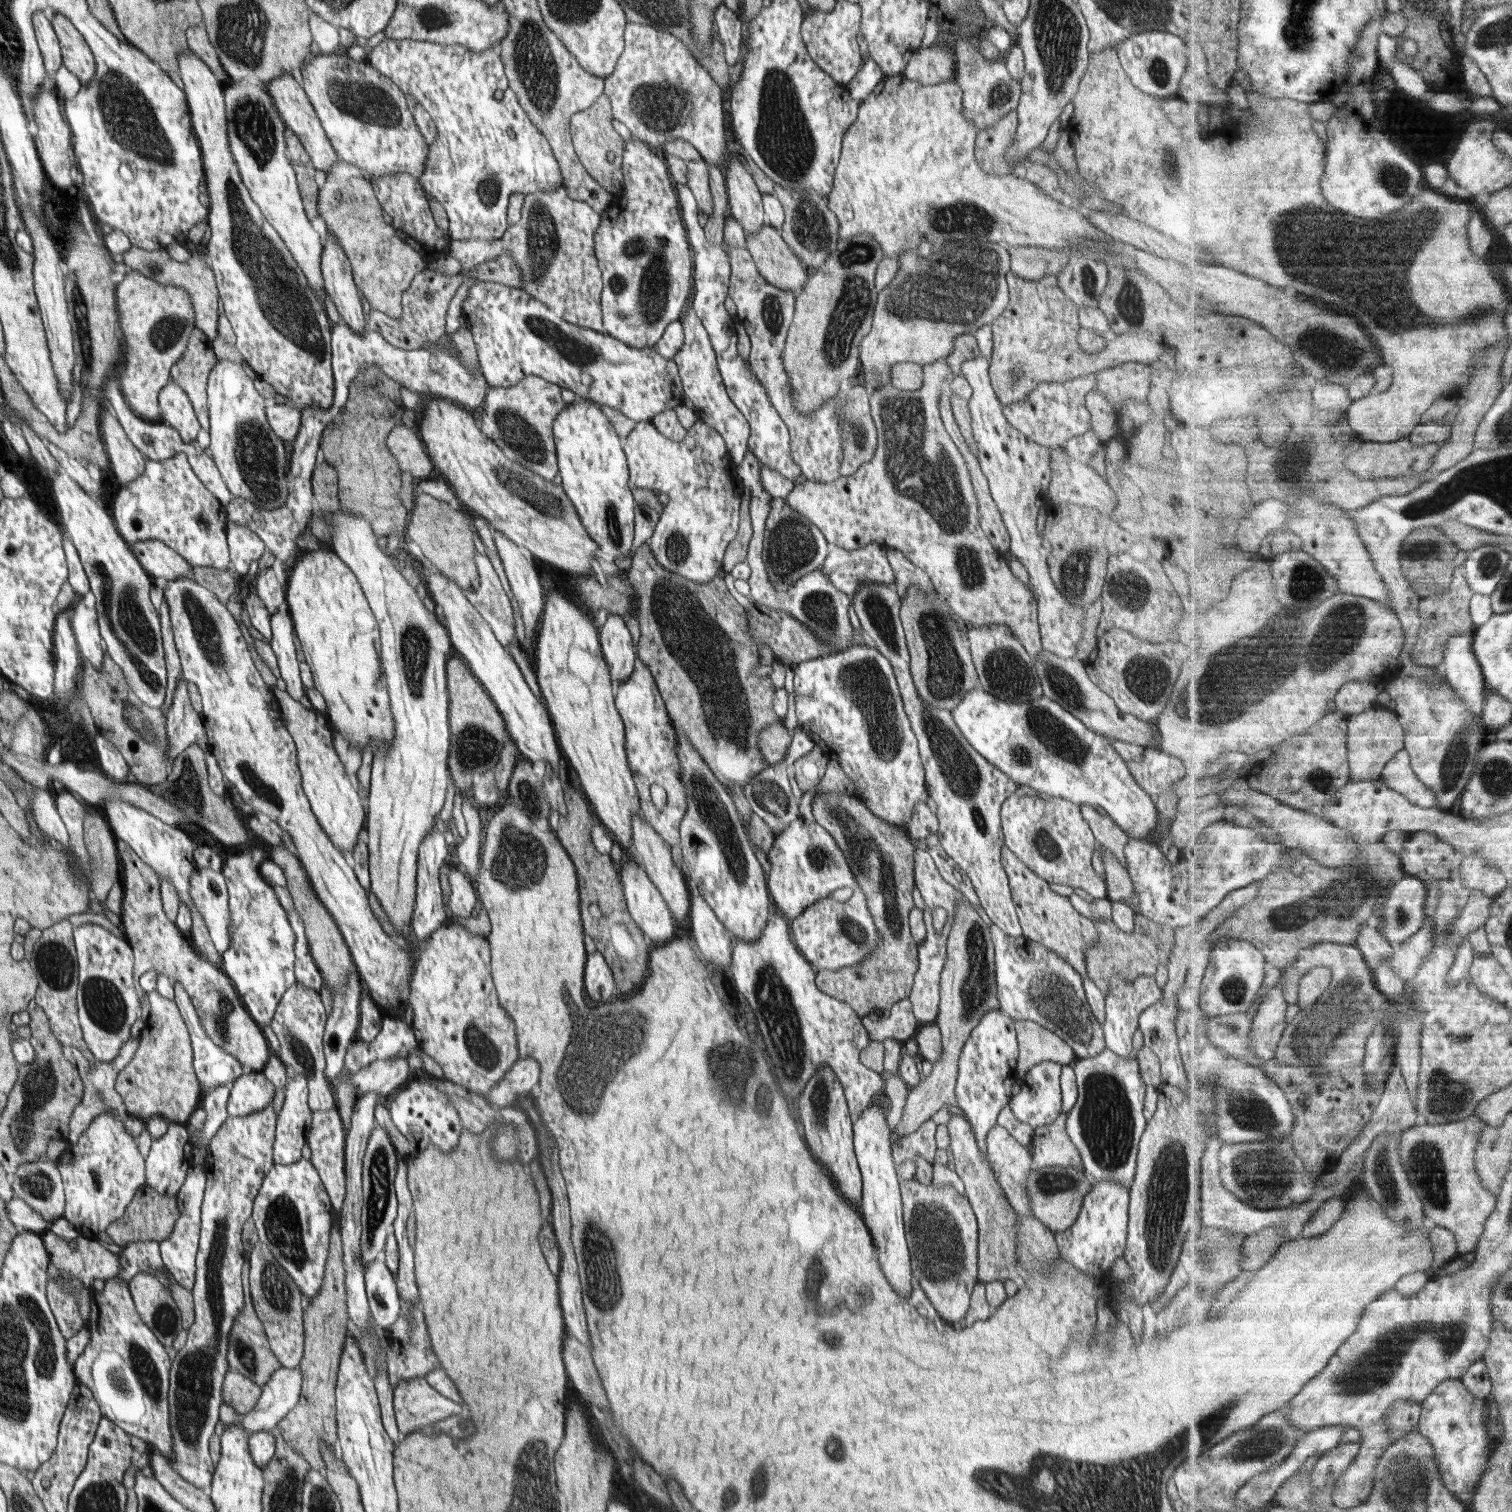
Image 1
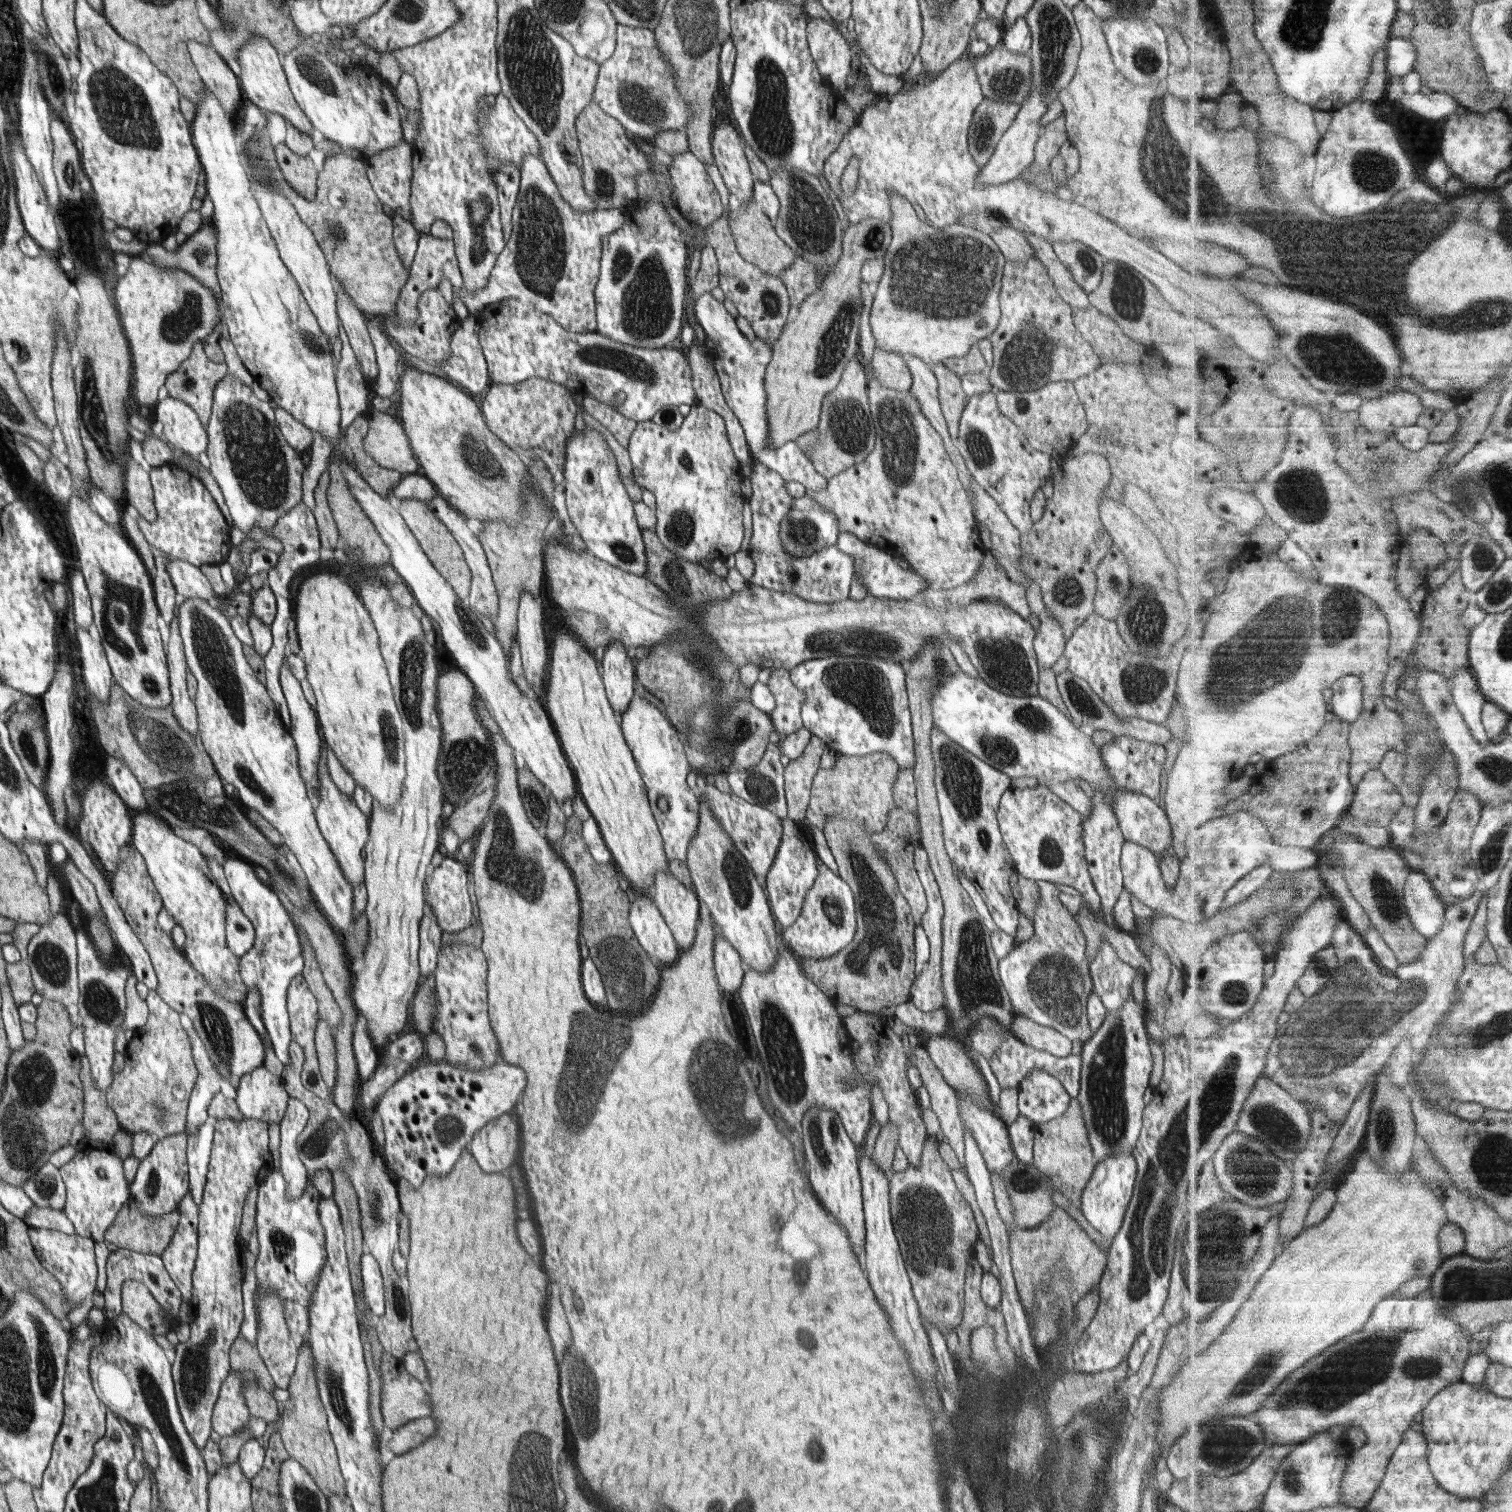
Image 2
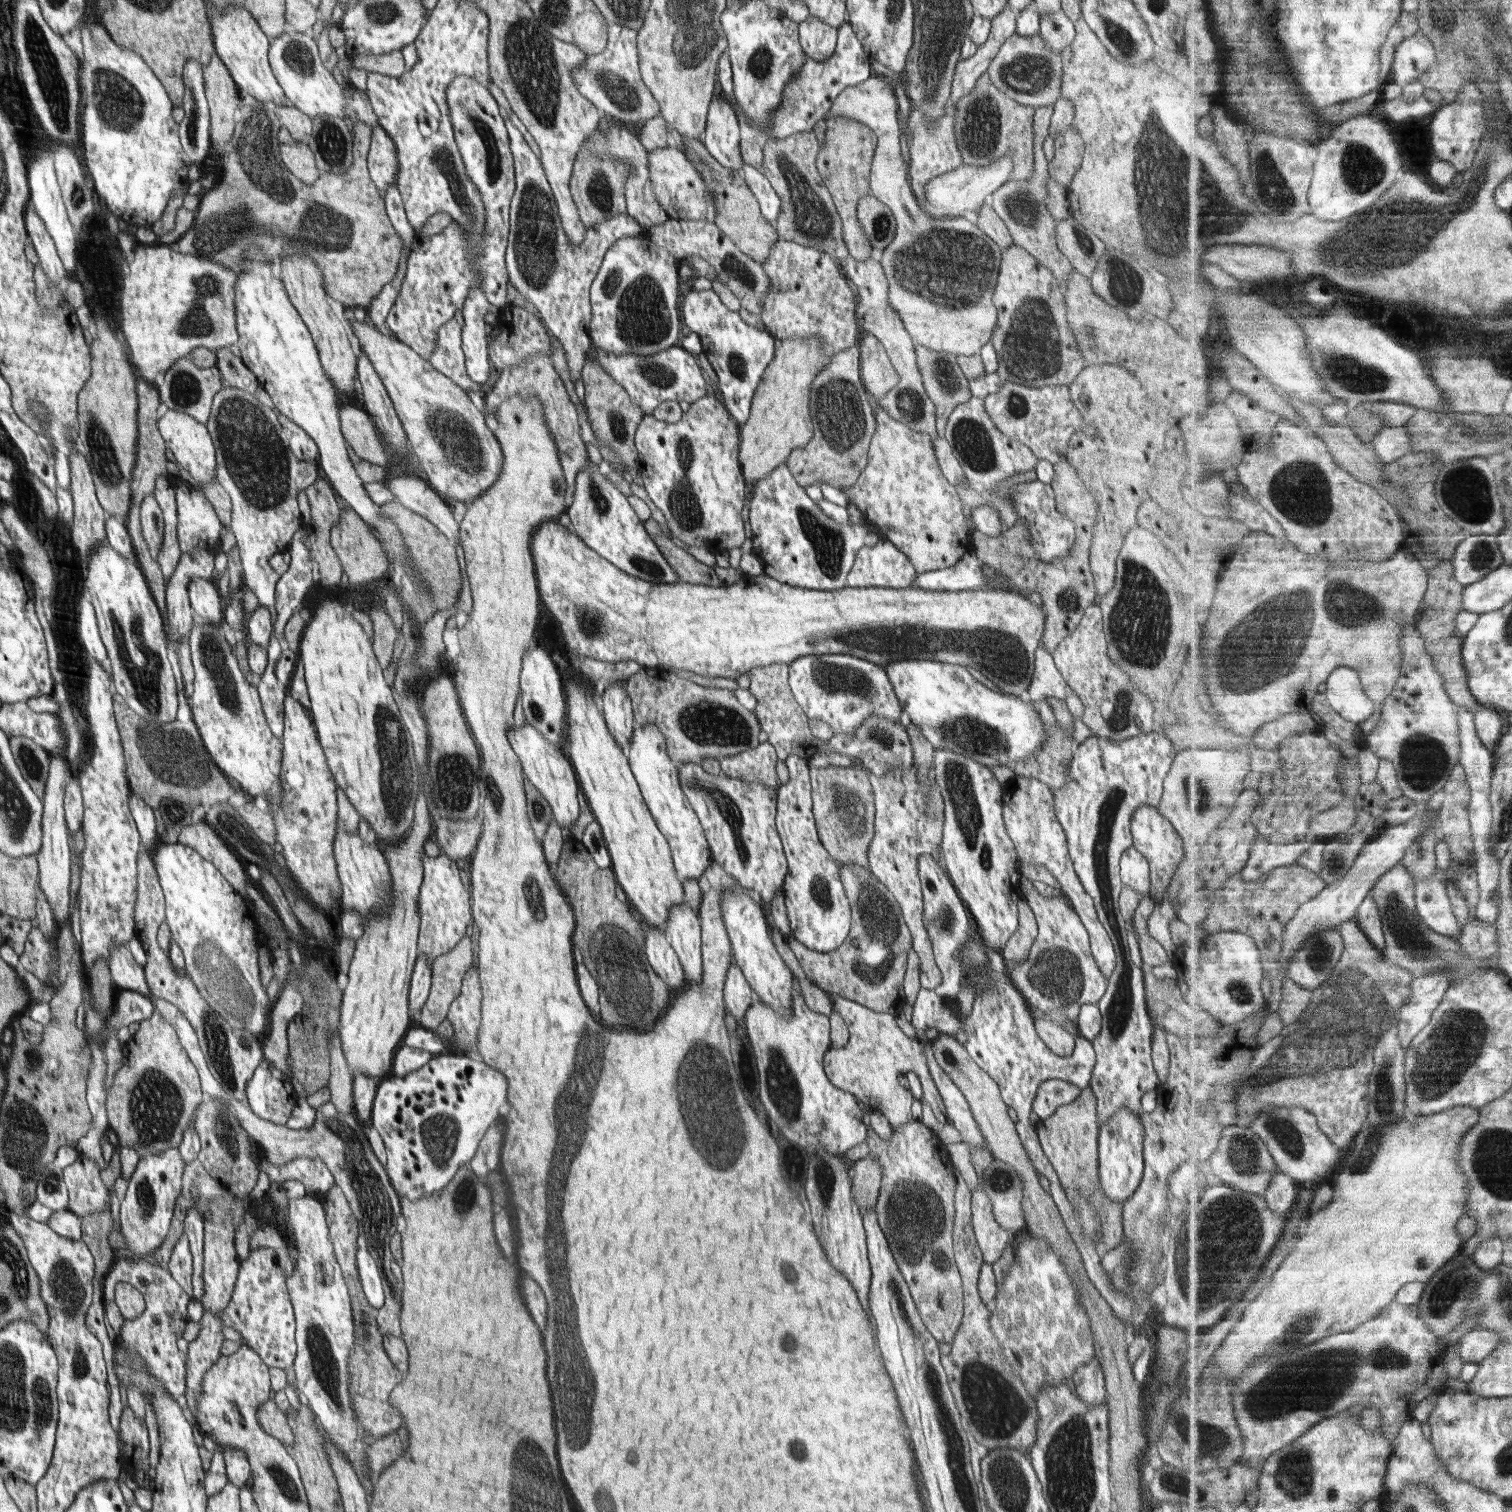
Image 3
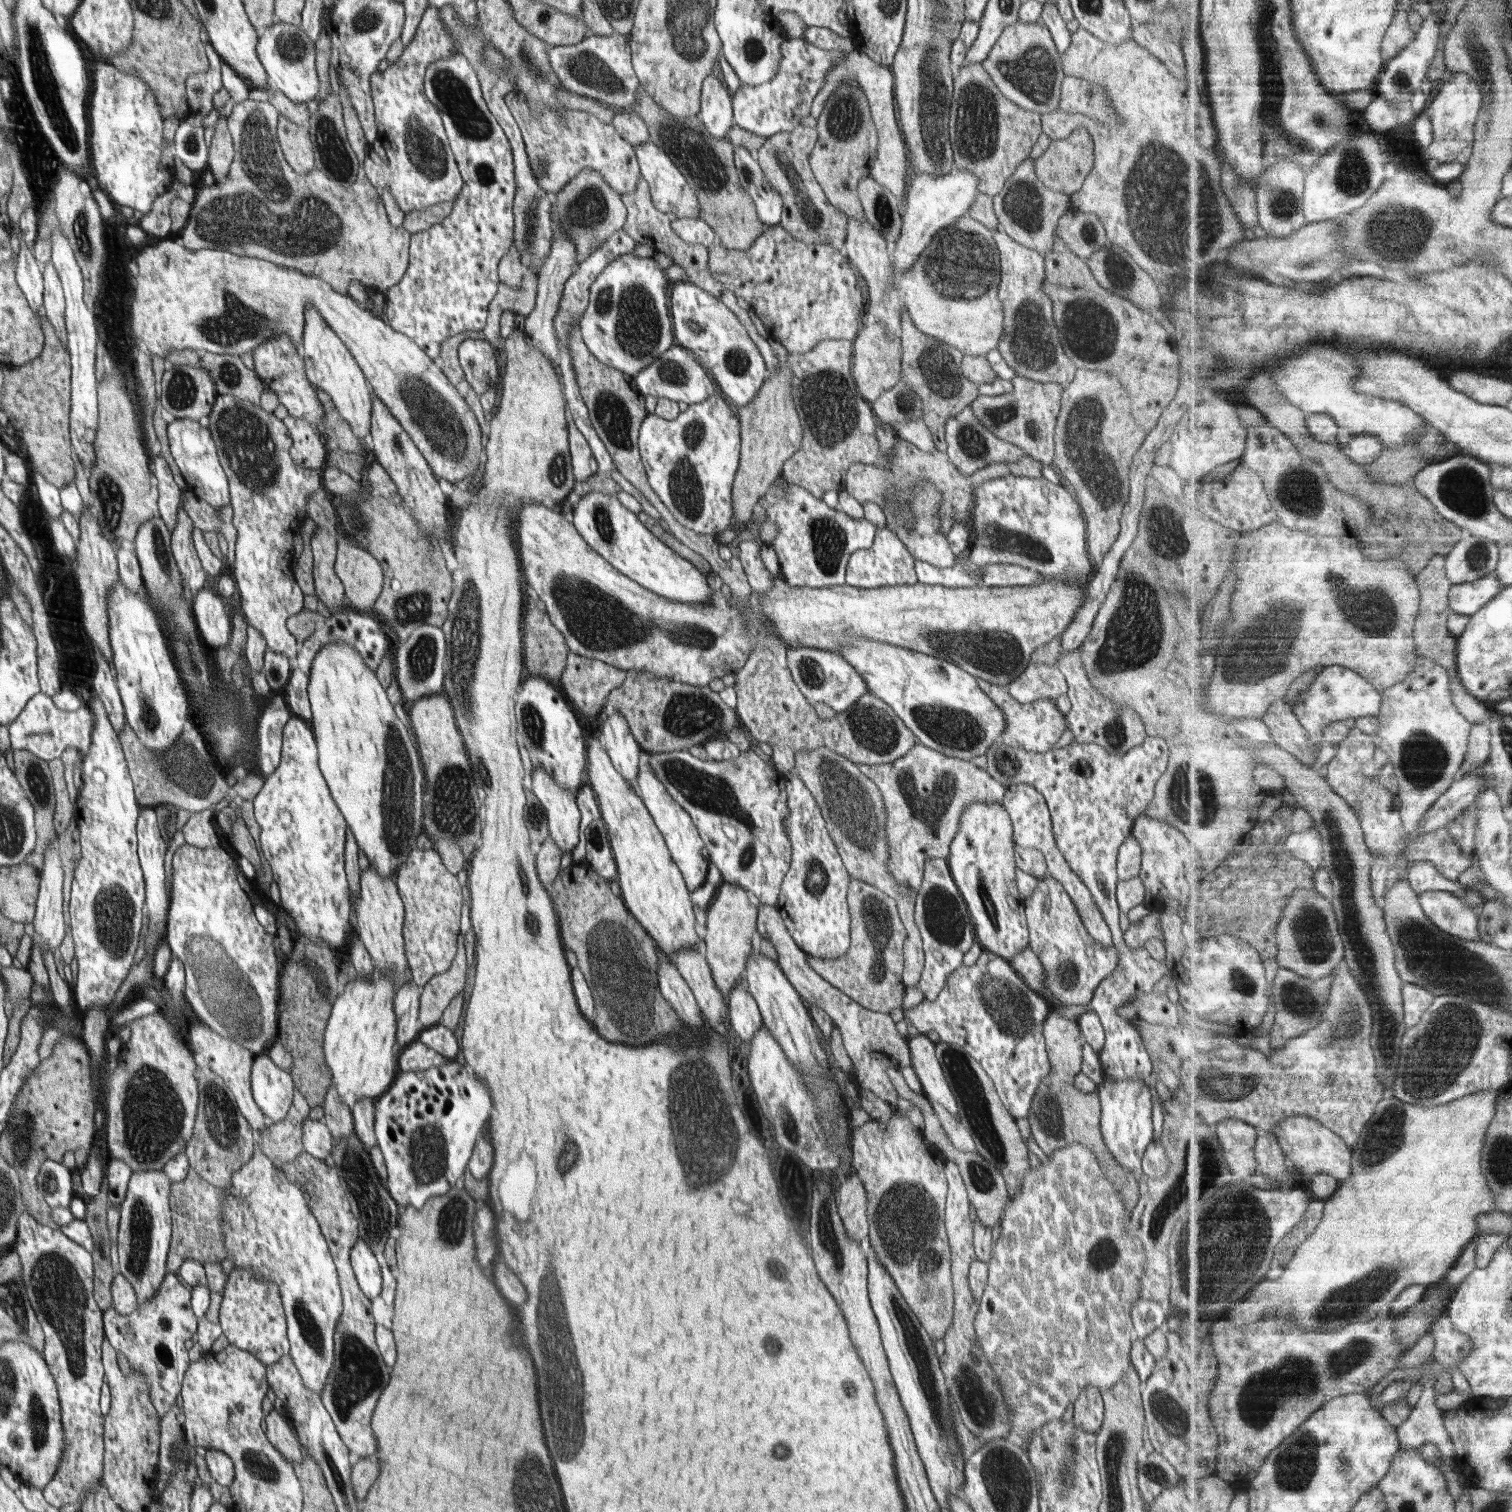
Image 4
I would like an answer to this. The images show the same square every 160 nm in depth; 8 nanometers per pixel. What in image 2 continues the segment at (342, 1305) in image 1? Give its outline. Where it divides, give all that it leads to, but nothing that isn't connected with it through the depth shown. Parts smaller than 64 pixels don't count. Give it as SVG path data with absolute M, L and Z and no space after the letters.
M308 1340L301 1344L298 1352L297 1365L289 1382L290 1399L284 1403L279 1434L291 1458L296 1459L313 1476L314 1482L317 1482L327 1498L330 1494L336 1494L346 1499L345 1479L339 1468L337 1448L328 1430L328 1418L320 1402L315 1362L313 1361L315 1358Z

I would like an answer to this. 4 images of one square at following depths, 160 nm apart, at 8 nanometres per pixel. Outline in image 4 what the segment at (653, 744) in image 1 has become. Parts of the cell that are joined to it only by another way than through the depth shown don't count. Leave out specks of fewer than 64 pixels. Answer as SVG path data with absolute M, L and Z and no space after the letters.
M646 752L643 753L642 760L639 762L636 790L640 798L653 816L655 825L659 828L661 835L665 838L665 843L671 852L673 861L678 865L687 889L690 893L698 890L706 881L708 872L709 853L699 835L697 826L692 820L691 814L682 808L671 797L665 786L658 780L656 773L651 769L650 763L646 762Z

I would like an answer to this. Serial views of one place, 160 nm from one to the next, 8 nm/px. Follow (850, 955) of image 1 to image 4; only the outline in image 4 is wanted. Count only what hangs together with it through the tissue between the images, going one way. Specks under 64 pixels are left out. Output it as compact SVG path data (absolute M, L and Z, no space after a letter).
M796 770L784 772L789 813L785 832L791 844L791 863L781 884L776 908L795 944L814 958L842 957L851 944L851 914L847 890L851 877L828 834L821 808Z

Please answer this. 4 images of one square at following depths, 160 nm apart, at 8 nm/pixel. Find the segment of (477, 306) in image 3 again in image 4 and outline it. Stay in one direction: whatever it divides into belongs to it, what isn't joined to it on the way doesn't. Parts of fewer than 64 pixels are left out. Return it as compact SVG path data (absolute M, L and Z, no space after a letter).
M467 338L460 343L458 354L465 378L477 395L486 392L490 382L499 393L496 348L481 339Z

